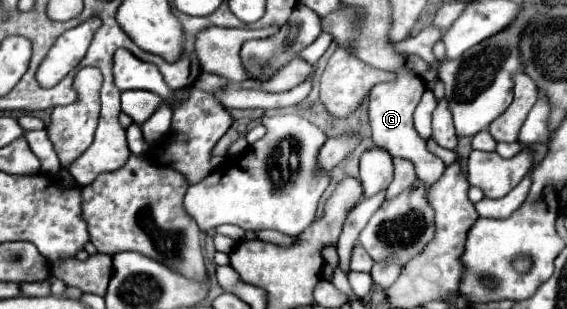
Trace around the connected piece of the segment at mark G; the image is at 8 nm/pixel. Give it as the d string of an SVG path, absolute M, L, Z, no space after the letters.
M405 65L395 71L395 79L387 83L379 83L371 89L369 93L369 121L371 121L371 131L373 131L373 143L387 149L393 157L403 157L409 159L415 165L417 177L425 185L433 185L445 171L445 163L433 155L427 149L427 141L419 137L417 129L413 127L413 111L417 103L421 101L421 95L425 91L425 81L411 73Z

